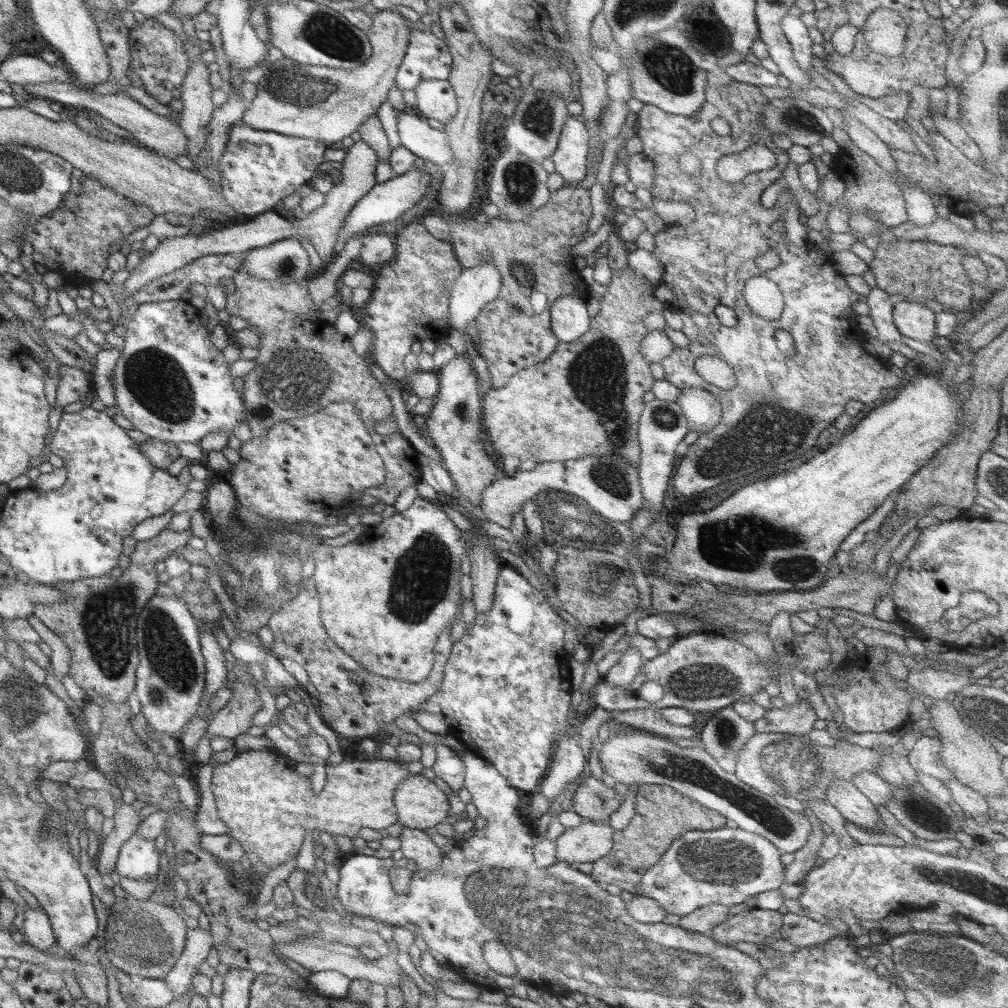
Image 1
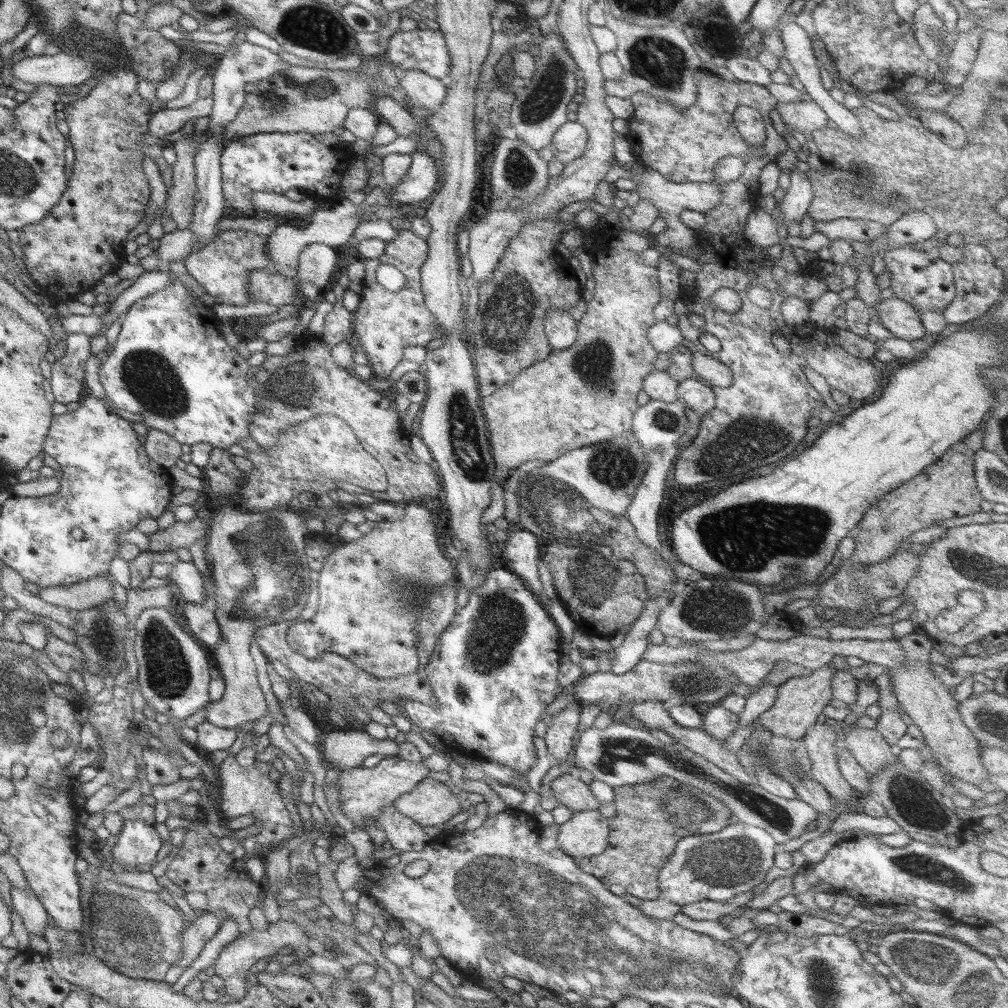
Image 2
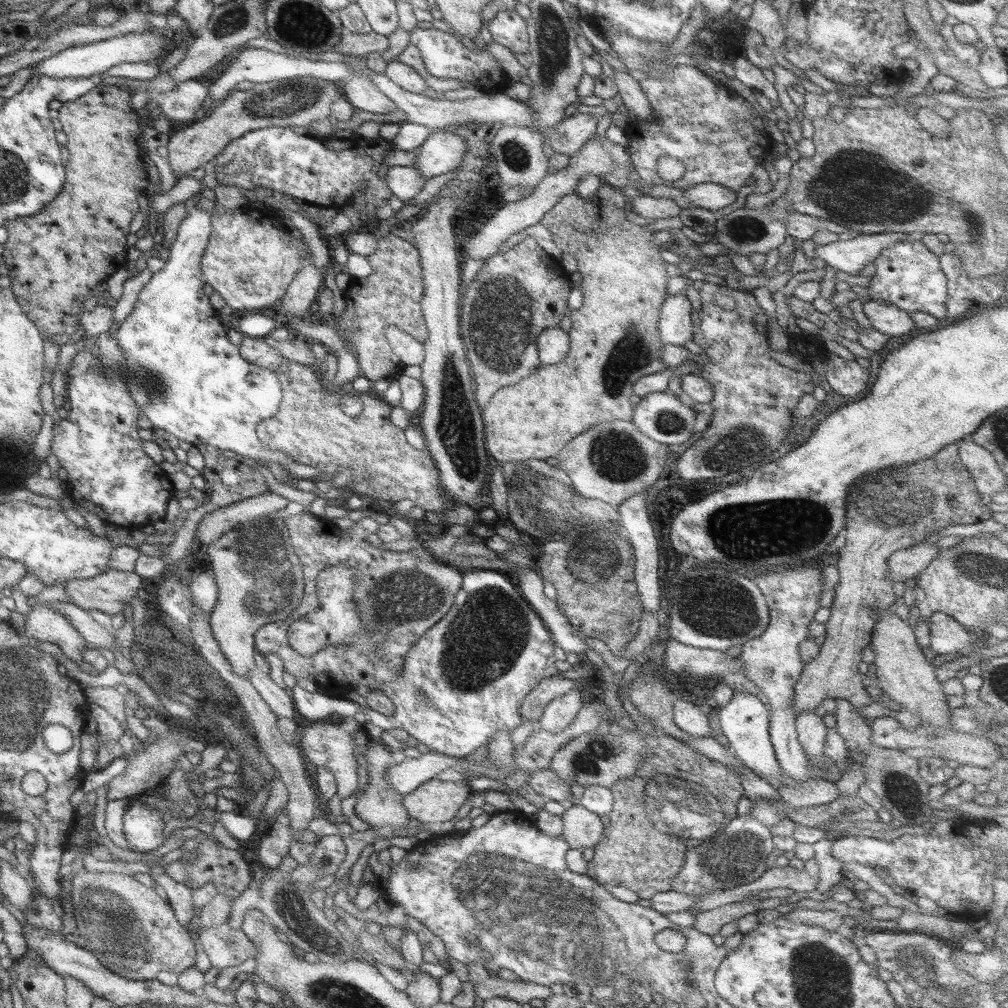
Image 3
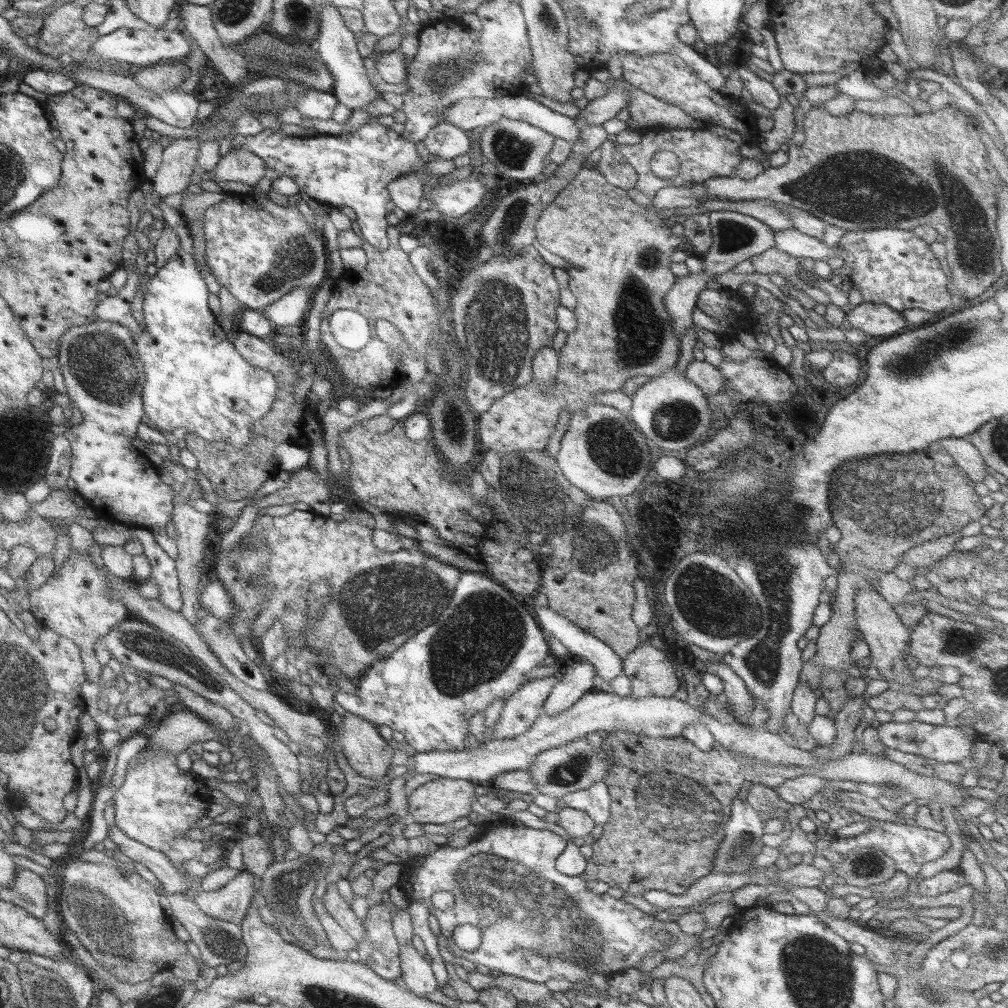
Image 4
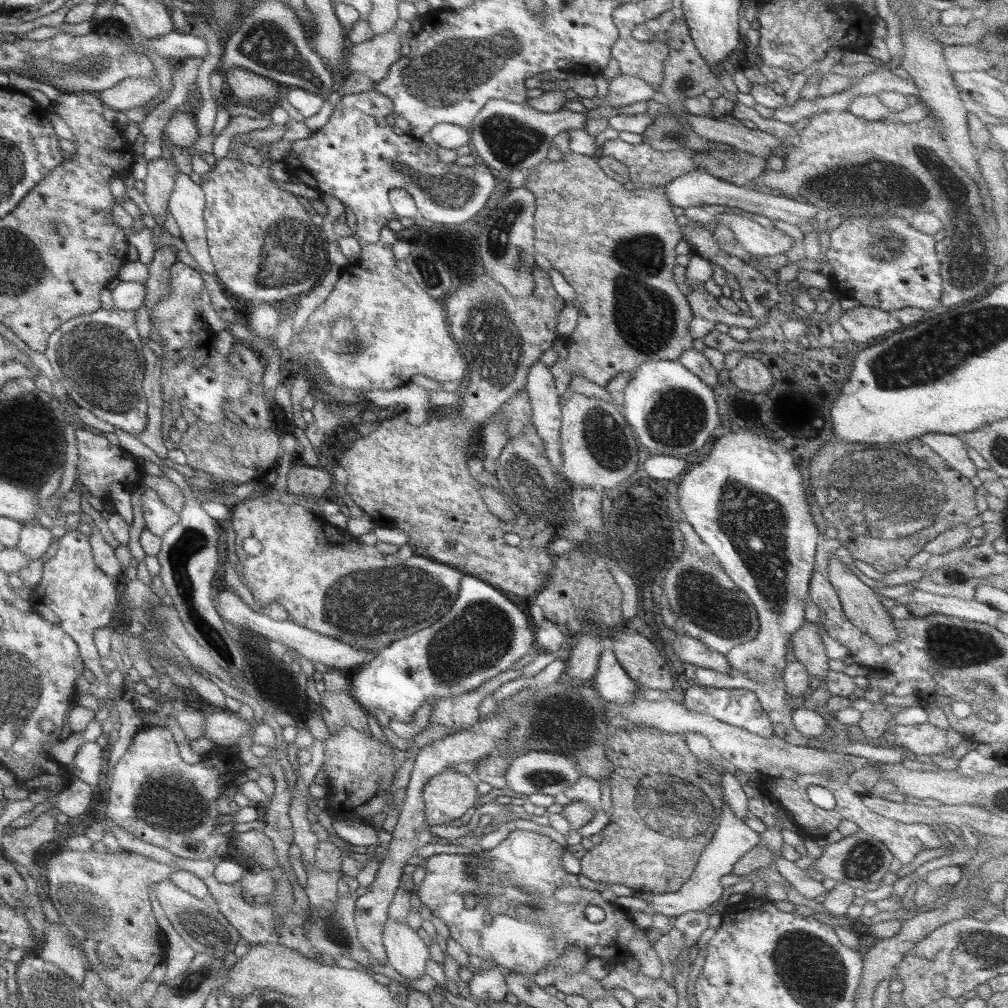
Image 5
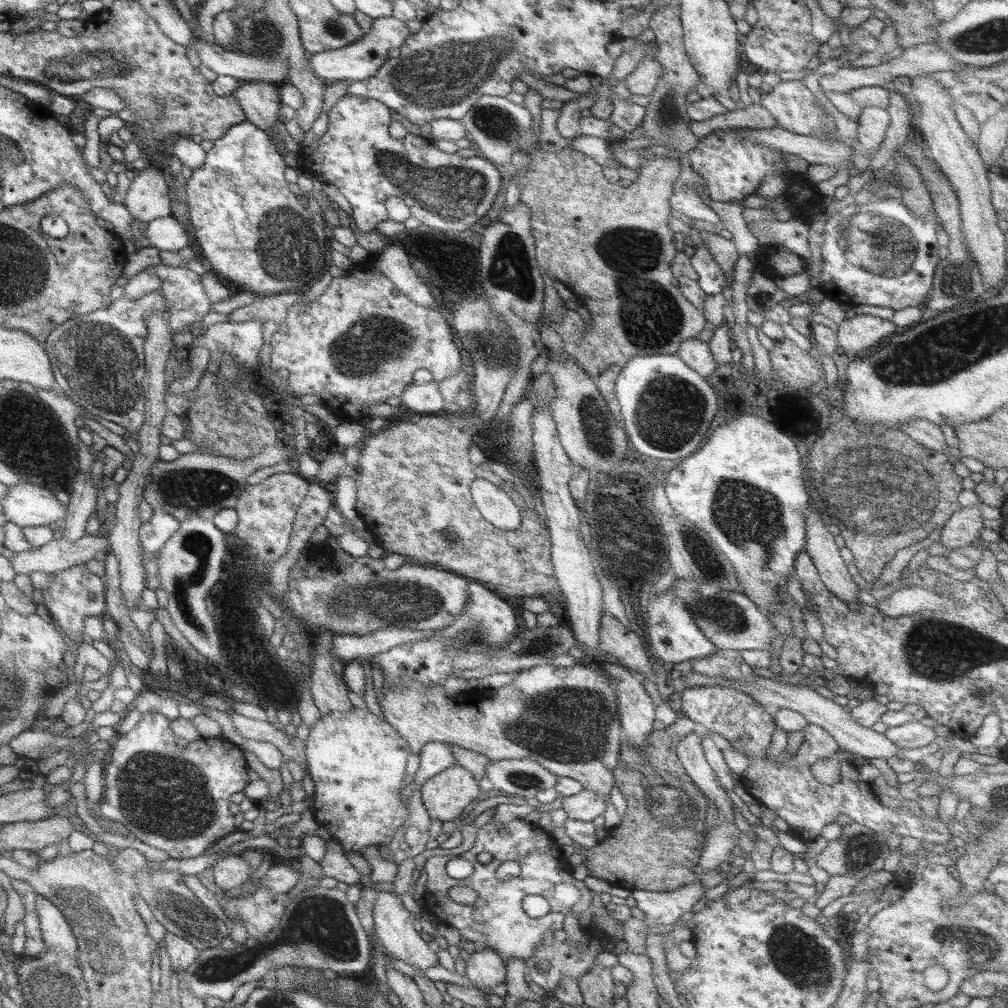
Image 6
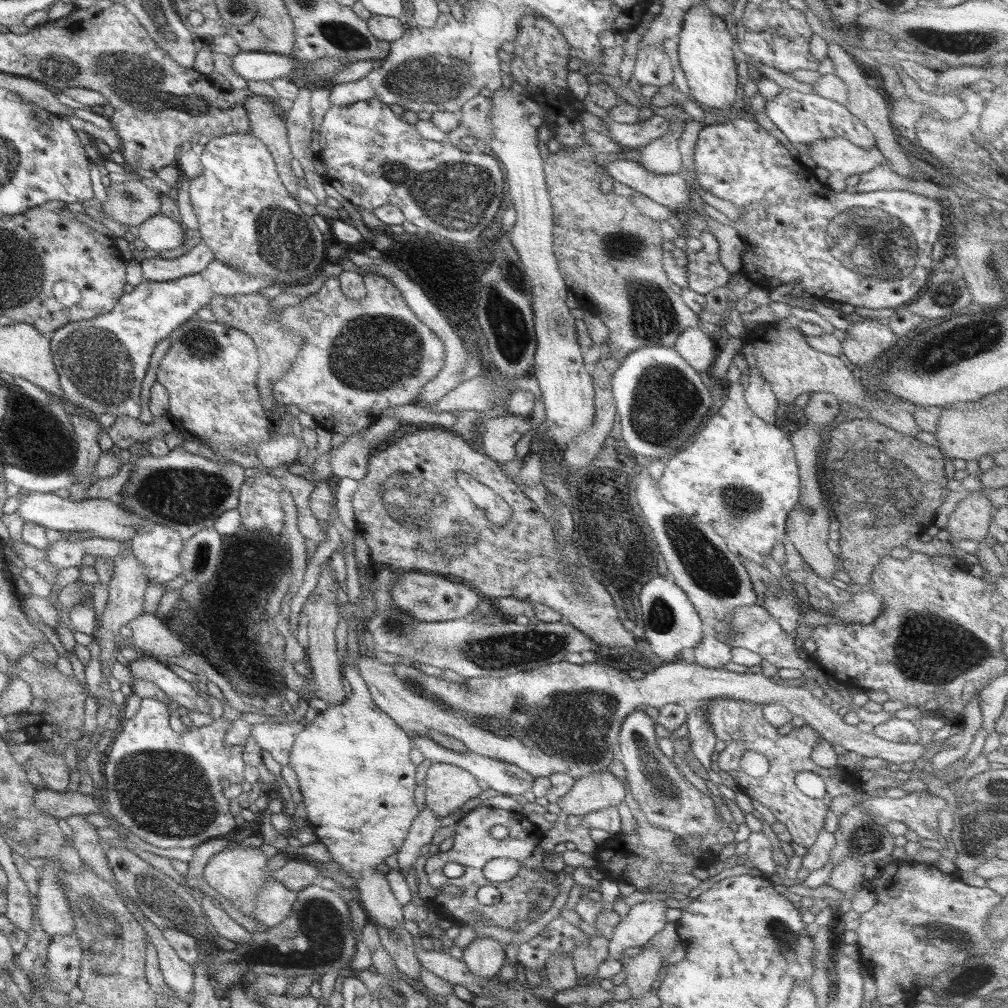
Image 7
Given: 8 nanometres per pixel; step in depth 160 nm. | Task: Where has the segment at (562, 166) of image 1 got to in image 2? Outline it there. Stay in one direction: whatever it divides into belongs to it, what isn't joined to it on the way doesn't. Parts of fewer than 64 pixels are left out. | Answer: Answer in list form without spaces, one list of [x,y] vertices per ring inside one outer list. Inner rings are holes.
[[[565,121],[553,133],[551,142],[548,144],[552,156],[565,166],[581,156],[586,147],[585,129],[575,121]]]

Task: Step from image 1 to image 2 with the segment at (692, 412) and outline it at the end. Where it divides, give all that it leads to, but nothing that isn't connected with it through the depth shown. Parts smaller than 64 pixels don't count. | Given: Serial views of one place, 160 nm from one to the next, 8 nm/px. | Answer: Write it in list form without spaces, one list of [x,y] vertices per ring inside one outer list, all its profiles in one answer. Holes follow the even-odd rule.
[[[689,378],[678,383],[676,388],[676,400],[683,408],[695,412],[701,417],[715,406],[714,392],[701,381]]]

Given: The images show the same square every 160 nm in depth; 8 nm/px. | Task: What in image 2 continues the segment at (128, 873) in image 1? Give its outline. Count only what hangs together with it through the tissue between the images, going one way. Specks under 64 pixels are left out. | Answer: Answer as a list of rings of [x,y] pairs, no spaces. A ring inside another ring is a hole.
[[[125,820],[116,834],[112,858],[119,866],[141,868],[155,863],[155,854],[162,843],[152,825],[140,820]]]

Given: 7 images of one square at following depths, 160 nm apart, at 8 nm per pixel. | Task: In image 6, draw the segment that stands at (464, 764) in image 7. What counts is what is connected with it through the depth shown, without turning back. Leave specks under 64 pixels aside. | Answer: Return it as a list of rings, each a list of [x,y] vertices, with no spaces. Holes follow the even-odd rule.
[[[530,758],[489,761],[484,776],[493,788],[524,802],[537,792],[553,788],[558,776]]]

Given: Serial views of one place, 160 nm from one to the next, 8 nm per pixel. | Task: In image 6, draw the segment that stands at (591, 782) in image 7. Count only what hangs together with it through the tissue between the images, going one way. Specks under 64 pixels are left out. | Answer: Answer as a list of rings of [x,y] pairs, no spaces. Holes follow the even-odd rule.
[[[582,788],[573,797],[563,797],[557,806],[567,814],[569,821],[592,822],[605,812],[605,799],[597,797],[591,790]]]

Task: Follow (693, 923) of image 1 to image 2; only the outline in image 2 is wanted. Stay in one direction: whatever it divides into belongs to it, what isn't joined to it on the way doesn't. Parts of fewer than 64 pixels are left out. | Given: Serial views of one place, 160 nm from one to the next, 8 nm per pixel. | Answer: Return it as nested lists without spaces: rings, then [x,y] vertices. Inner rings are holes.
[[[752,890],[736,894],[723,902],[715,902],[711,899],[698,900],[693,904],[686,904],[680,907],[681,914],[689,916],[691,920],[714,920],[717,921],[721,916],[727,917],[736,908],[743,907],[752,898]]]

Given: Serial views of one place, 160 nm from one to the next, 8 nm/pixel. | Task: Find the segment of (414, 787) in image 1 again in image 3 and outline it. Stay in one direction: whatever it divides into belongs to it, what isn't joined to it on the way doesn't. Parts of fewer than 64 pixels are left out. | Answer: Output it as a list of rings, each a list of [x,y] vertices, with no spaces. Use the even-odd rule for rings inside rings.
[[[433,778],[423,782],[410,794],[402,796],[402,806],[413,822],[436,827],[451,820],[472,791],[466,782],[455,783]]]

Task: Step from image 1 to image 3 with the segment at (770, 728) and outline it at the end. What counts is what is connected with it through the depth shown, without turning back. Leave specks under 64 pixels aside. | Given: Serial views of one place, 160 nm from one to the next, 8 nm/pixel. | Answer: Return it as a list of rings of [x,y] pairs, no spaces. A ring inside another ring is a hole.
[[[953,443],[938,450],[931,458],[904,464],[903,467],[883,469],[869,473],[855,482],[846,497],[845,522],[840,534],[845,538],[845,545],[837,551],[838,559],[833,561],[838,572],[838,583],[834,586],[829,618],[824,622],[825,641],[817,650],[817,655],[801,670],[793,688],[790,706],[795,717],[803,711],[813,711],[825,699],[842,699],[854,706],[854,711],[871,703],[861,684],[861,674],[857,665],[861,662],[861,651],[867,648],[876,612],[886,610],[897,598],[890,580],[886,577],[886,560],[893,551],[901,550],[914,544],[935,538],[935,535],[953,524],[977,524],[989,520],[992,512],[980,501],[980,494],[967,470],[958,459],[958,444]]]

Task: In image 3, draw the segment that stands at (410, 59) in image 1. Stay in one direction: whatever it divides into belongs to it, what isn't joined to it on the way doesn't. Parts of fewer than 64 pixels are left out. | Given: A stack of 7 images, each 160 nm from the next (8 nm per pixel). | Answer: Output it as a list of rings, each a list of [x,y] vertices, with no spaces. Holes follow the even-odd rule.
[[[413,28],[409,32],[409,42],[419,51],[423,66],[435,78],[453,78],[463,82],[465,88],[476,88],[489,94],[501,92],[509,84],[509,80],[499,64],[486,50],[478,49],[477,53],[463,49],[461,52],[443,50],[443,42],[447,46],[447,33],[434,28]]]

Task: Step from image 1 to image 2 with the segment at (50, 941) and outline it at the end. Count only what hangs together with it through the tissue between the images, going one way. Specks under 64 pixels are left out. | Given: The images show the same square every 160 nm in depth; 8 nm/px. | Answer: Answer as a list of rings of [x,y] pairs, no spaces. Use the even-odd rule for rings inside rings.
[[[27,888],[10,889],[10,903],[22,920],[28,934],[41,935],[45,925],[48,924],[48,916],[42,907],[40,900]]]

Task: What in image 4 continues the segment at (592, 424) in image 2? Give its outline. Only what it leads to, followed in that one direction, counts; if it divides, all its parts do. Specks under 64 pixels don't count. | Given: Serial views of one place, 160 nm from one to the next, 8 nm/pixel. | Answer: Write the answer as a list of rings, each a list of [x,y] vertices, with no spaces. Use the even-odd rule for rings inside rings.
[[[586,164],[575,173],[571,184],[559,191],[554,201],[541,211],[534,223],[534,239],[546,251],[573,266],[566,272],[568,288],[577,300],[577,306],[572,310],[577,324],[567,333],[563,346],[558,350],[558,369],[550,387],[542,389],[529,381],[496,398],[487,410],[477,414],[477,438],[486,450],[495,452],[501,459],[522,451],[544,451],[559,412],[569,415],[581,412],[586,406],[595,404],[596,397],[602,392],[619,391],[625,380],[632,376],[649,378],[674,368],[678,340],[663,297],[677,278],[669,271],[670,255],[685,242],[665,227],[662,221],[665,216],[655,209],[635,204],[625,191],[608,184],[593,166]]]

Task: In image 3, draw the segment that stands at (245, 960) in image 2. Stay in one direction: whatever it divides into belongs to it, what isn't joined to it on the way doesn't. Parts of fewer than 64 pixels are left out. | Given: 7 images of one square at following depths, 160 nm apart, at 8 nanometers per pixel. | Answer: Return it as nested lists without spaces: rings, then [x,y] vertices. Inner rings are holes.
[[[223,923],[209,928],[197,927],[197,930],[203,952],[209,959],[210,967],[215,970],[221,971],[229,966],[238,966],[245,960],[255,957],[255,945],[237,928],[229,928]]]

